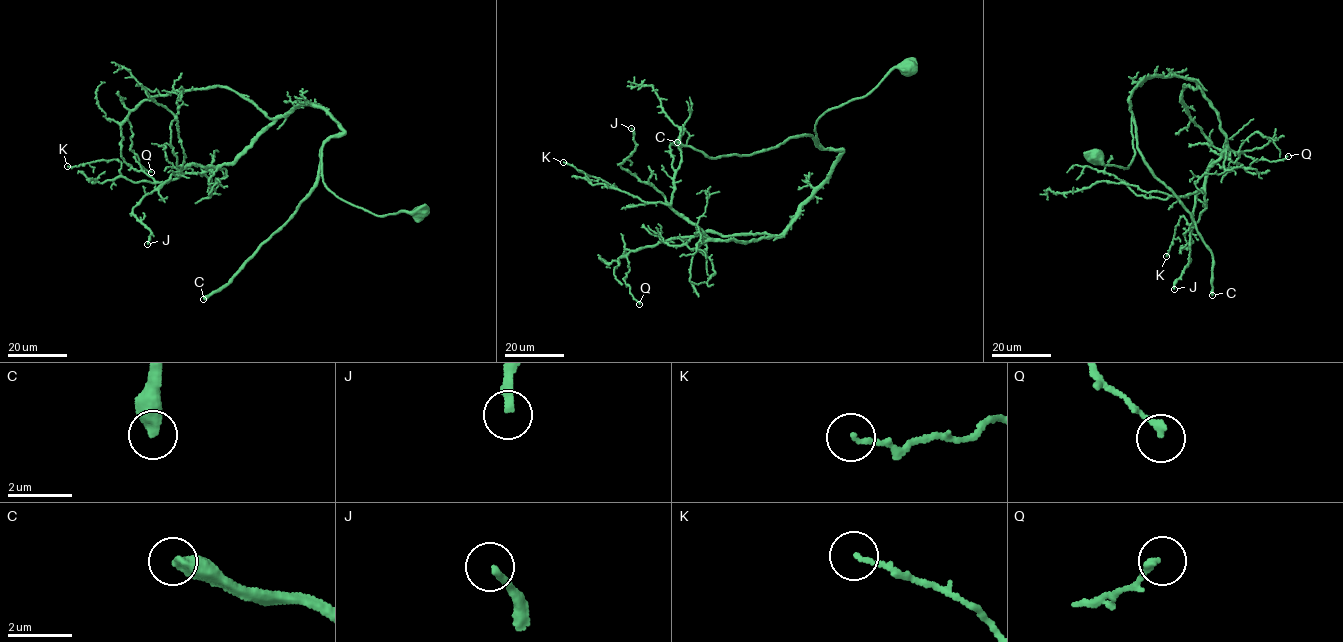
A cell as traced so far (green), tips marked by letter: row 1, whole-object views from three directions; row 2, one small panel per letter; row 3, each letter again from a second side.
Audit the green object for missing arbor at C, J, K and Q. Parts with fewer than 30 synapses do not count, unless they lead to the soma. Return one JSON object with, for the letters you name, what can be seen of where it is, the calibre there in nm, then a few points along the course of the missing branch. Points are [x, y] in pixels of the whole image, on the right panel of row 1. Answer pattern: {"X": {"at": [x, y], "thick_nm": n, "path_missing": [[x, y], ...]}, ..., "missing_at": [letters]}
{"C": {"at": [1212, 295], "thick_nm": 500}, "missing_at": ["C"]}

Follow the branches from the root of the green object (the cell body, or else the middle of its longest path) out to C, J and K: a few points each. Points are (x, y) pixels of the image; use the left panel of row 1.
C: (423, 210), (376, 215), (343, 201), (323, 181), (323, 144), (317, 180), (292, 215), (231, 280), (203, 299)
J: (423, 210), (327, 188), (322, 144), (344, 129), (301, 104), (146, 195), (147, 244)
K: (423, 210), (327, 188), (322, 144), (344, 129), (309, 105), (167, 182), (67, 166)

